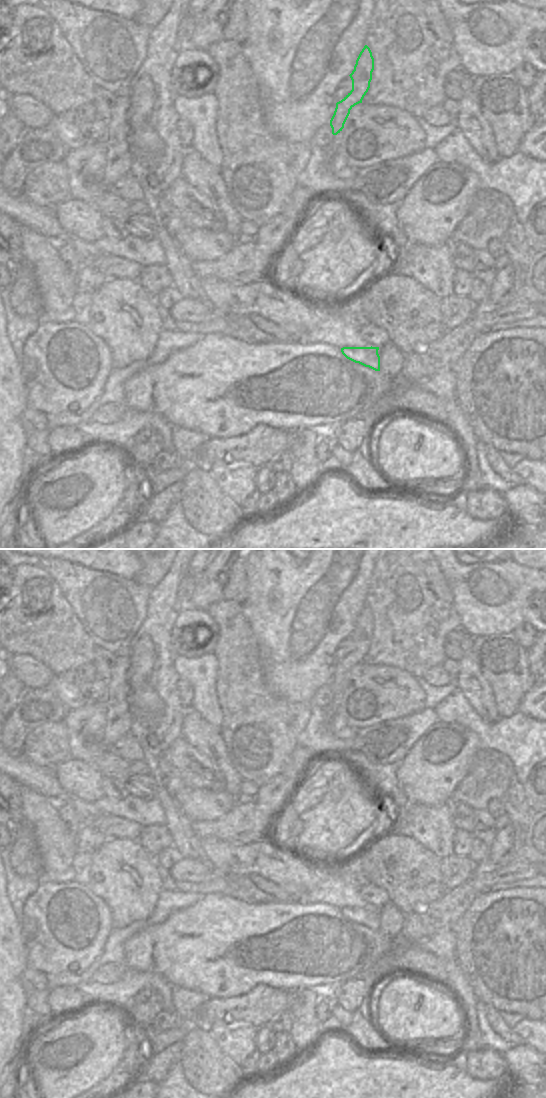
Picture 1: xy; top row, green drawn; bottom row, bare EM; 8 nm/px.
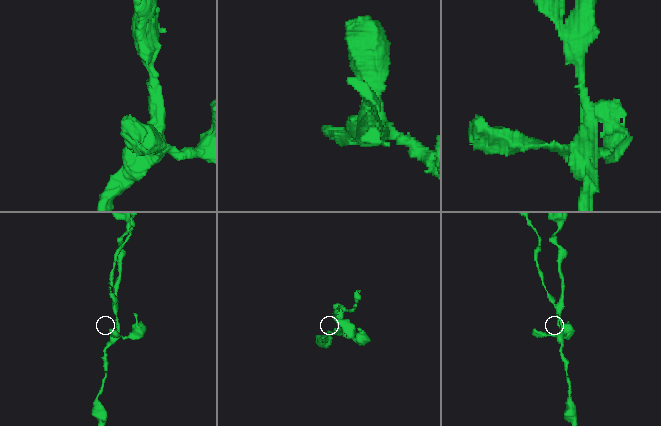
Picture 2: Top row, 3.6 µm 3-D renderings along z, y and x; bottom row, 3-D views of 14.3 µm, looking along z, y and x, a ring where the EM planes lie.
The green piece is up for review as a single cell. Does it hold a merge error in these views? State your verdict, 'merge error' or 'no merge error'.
merge error

